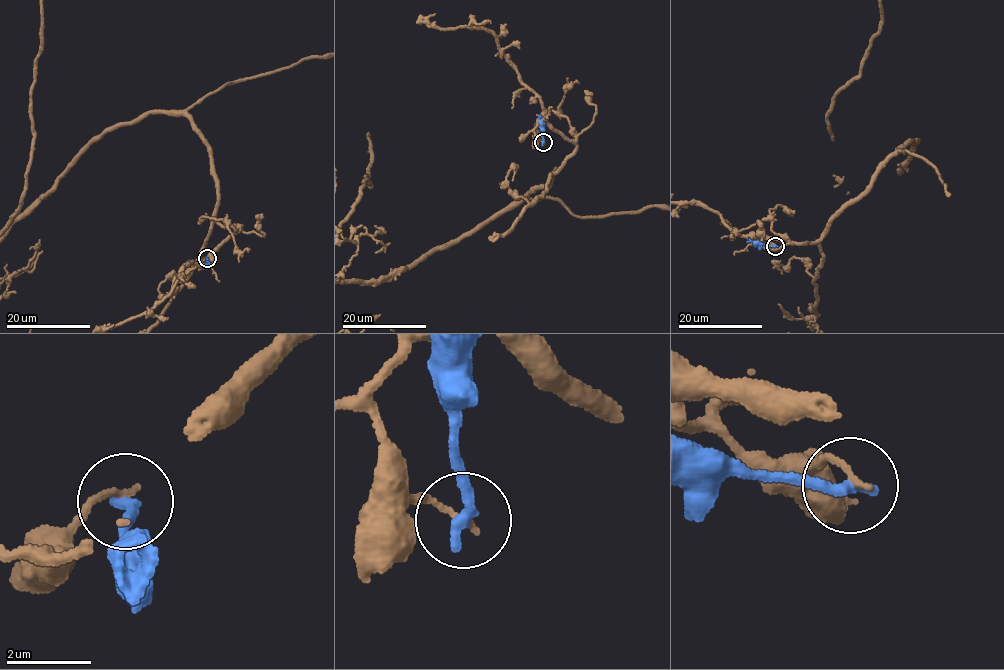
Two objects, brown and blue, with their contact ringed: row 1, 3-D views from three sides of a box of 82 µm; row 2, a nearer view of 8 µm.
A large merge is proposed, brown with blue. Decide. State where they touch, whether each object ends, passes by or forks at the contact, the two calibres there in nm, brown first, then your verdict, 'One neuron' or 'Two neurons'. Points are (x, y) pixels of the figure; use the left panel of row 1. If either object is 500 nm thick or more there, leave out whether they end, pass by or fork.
Place: (207, 258). At the ring brown ends. At the ring blue ends. Thickness 140 nm (brown) against 340 nm. Two neurons

